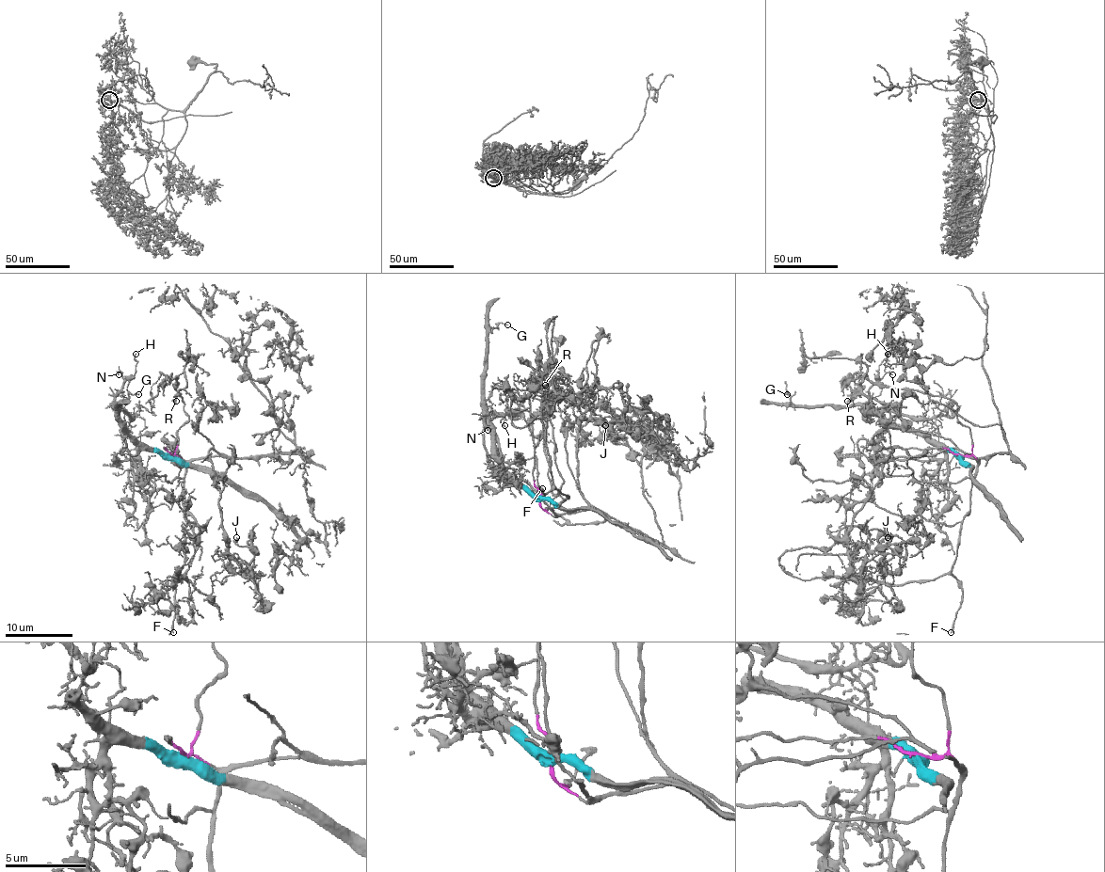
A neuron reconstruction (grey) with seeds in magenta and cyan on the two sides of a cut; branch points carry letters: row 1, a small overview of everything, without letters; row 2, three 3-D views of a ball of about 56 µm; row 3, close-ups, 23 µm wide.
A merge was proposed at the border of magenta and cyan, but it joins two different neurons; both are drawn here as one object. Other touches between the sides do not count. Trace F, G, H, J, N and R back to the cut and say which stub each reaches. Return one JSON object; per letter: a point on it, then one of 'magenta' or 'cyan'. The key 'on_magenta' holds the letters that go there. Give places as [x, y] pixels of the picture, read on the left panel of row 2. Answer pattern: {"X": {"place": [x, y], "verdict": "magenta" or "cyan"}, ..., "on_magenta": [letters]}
{"F": {"place": [173, 632], "verdict": "magenta"}, "G": {"place": [138, 394], "verdict": "cyan"}, "H": {"place": [136, 354], "verdict": "cyan"}, "J": {"place": [236, 537], "verdict": "magenta"}, "N": {"place": [119, 374], "verdict": "cyan"}, "R": {"place": [176, 401], "verdict": "magenta"}, "on_magenta": ["F", "J", "R"]}

